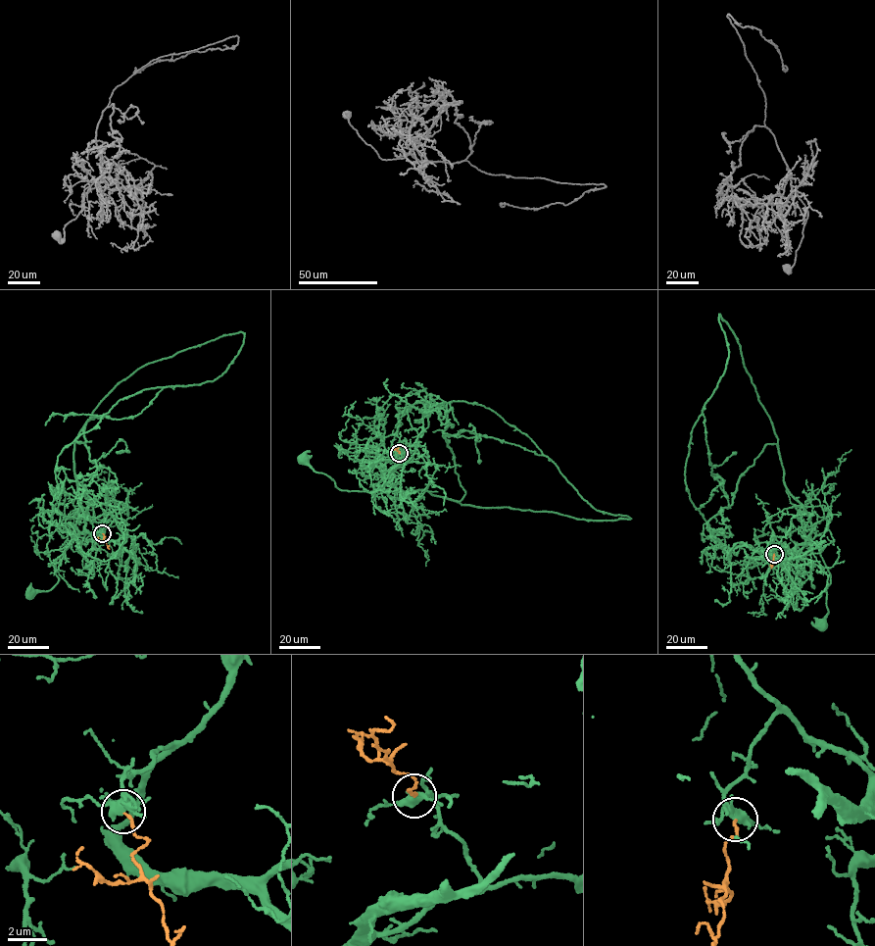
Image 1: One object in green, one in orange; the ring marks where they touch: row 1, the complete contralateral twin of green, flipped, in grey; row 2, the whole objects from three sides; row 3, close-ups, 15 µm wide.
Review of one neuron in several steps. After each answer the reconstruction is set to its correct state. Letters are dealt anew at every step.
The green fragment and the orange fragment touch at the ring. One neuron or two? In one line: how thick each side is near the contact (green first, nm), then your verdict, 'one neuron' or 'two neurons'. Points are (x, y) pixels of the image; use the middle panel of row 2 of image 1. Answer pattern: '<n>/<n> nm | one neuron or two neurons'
320/130 nm | one neuron

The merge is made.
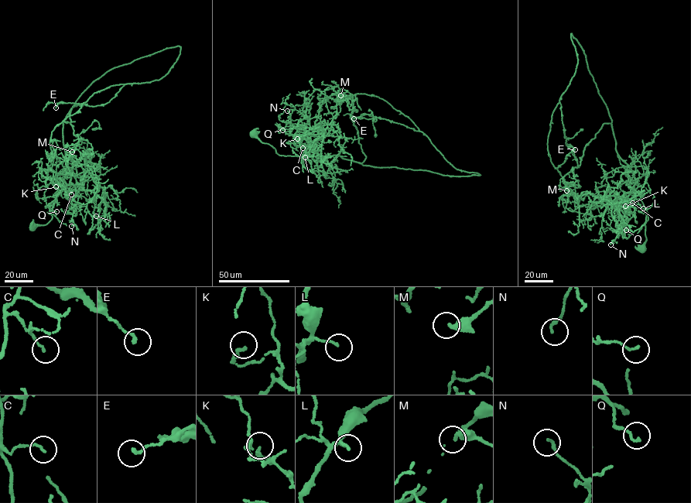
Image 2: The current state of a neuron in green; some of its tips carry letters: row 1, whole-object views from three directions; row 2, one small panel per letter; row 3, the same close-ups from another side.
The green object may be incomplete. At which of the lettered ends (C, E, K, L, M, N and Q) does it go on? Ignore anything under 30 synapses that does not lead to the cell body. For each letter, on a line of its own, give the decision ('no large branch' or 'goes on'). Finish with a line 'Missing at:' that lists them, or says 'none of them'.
C: no large branch
E: no large branch
K: no large branch
L: no large branch
M: no large branch
N: no large branch
Q: no large branch
Missing at: none of them

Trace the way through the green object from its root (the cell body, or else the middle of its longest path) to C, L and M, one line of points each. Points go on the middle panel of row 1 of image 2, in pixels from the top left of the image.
C: (254, 133), (261, 142), (274, 148), (281, 155), (301, 157), (309, 154), (308, 146), (303, 145), (302, 148)
L: (254, 133), (281, 155), (301, 157), (313, 150), (315, 142), (324, 132), (314, 140), (305, 157)
M: (254, 133), (281, 155), (306, 155), (317, 138), (330, 130), (335, 99), (347, 91), (353, 95), (340, 95)

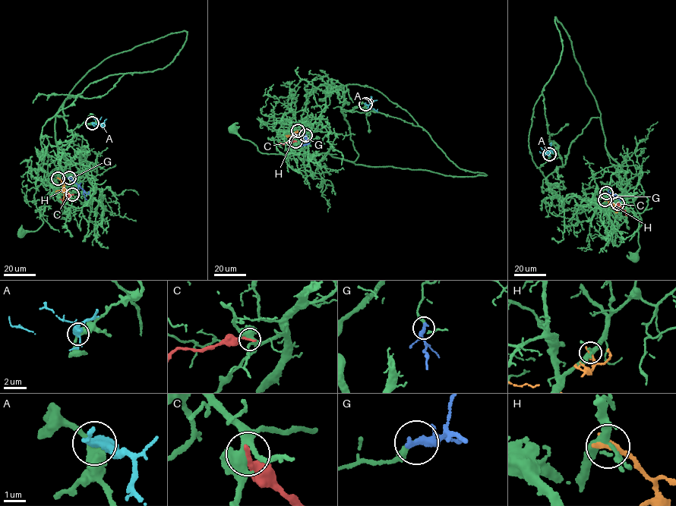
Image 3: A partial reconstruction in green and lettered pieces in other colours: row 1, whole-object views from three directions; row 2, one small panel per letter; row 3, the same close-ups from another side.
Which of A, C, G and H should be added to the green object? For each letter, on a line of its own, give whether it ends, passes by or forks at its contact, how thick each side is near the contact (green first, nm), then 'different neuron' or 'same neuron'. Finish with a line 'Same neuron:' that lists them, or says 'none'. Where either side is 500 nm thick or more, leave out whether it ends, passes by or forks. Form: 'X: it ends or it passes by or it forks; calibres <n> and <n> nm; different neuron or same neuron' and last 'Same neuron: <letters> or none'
A: it passes by; calibres 360 and 340 nm; different neuron
C: it ends; calibres 400 and 300 nm; different neuron
G: it forks; calibres 200 and 200 nm; same neuron
H: it passes by; calibres 300 and 180 nm; different neuron
Same neuron: G

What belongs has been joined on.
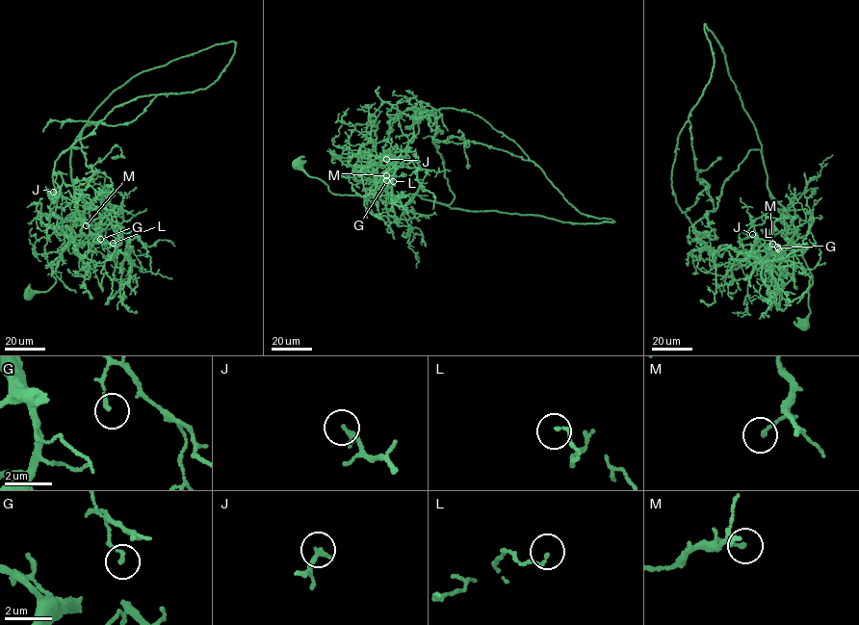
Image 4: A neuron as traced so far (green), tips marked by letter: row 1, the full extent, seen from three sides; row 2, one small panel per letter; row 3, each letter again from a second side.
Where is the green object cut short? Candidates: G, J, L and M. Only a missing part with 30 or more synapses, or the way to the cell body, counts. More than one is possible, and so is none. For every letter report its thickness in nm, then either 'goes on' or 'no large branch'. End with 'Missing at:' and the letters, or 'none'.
G: 140 nm thick; no large branch
J: 240 nm thick; goes on
L: 130 nm thick; no large branch
M: 140 nm thick; no large branch
Missing at: J

